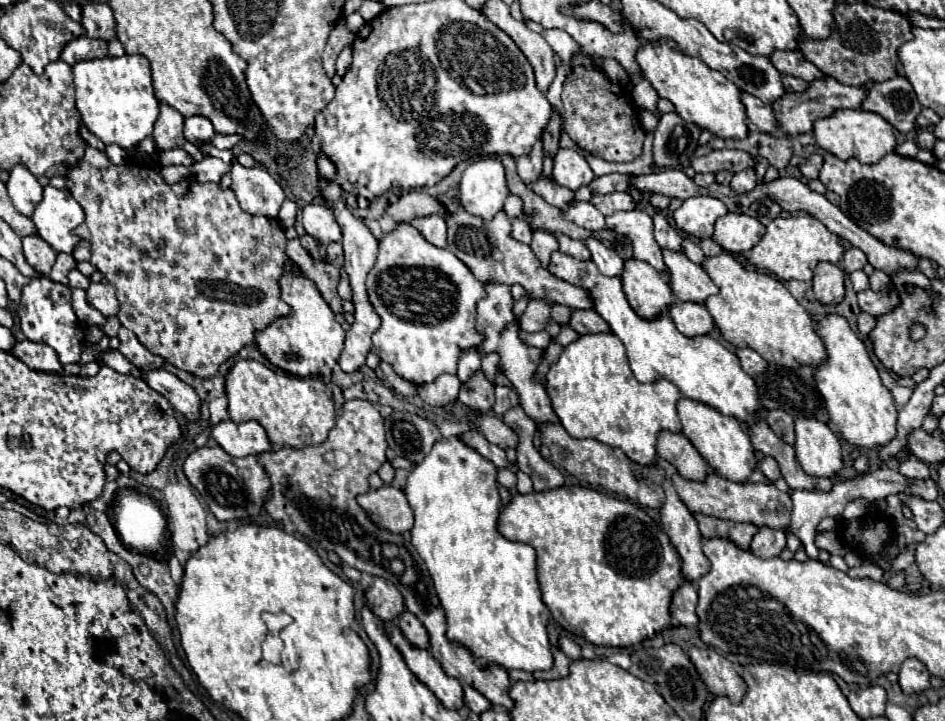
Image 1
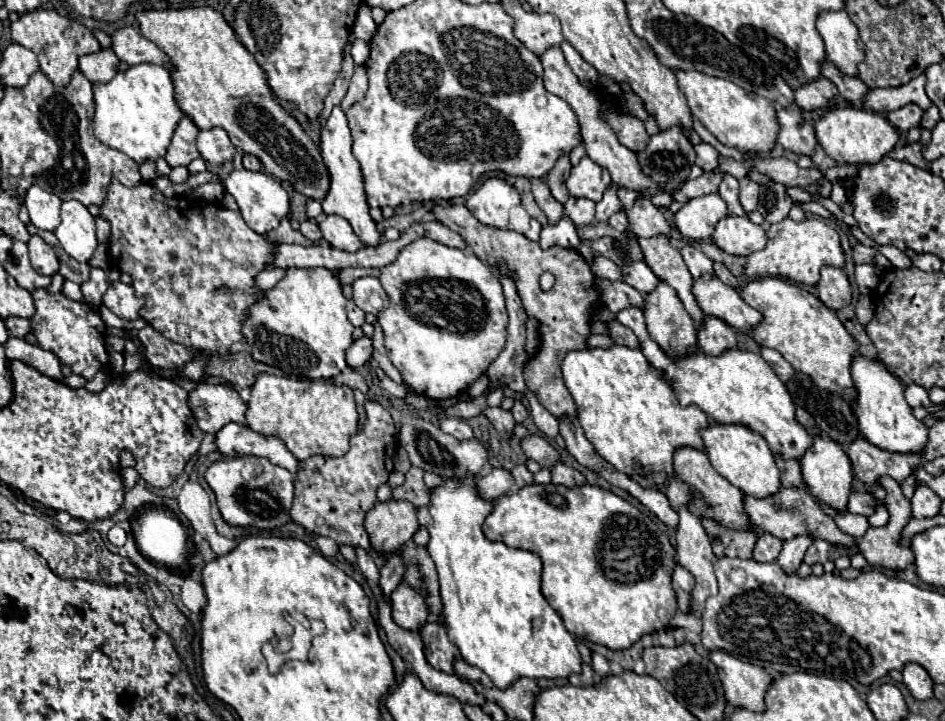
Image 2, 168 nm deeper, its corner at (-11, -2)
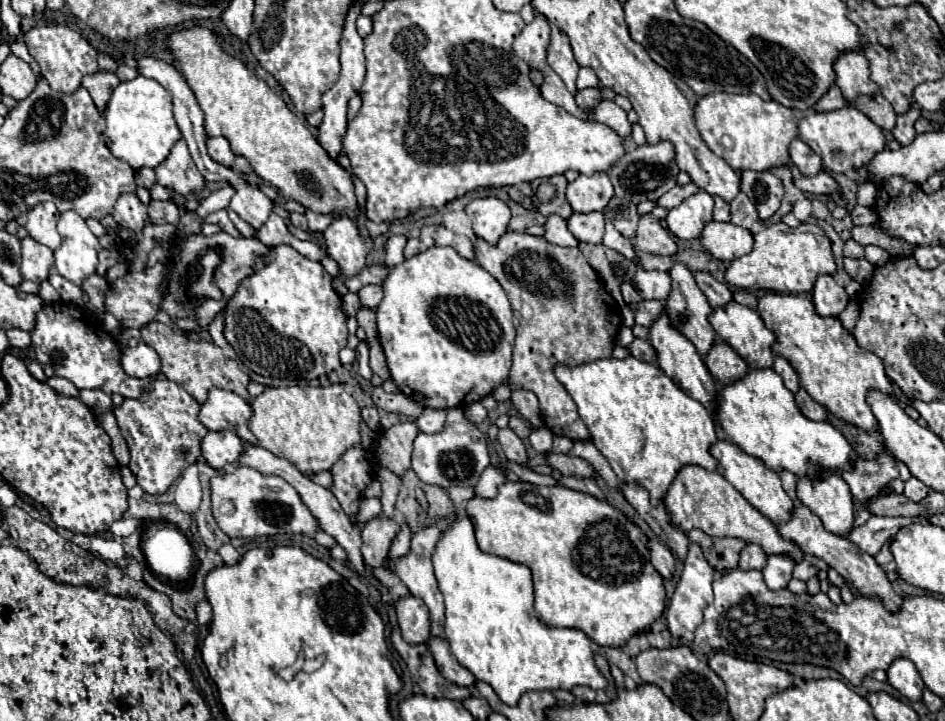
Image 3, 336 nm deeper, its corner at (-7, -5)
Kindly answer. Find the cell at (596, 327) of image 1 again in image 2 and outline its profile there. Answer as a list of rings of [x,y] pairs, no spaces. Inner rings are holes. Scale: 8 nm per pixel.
[[[616,318],[608,322],[608,332],[610,332],[610,338],[614,340],[614,344],[638,348],[638,340],[636,340],[636,336],[632,334],[632,330],[626,328],[626,326],[622,326]]]

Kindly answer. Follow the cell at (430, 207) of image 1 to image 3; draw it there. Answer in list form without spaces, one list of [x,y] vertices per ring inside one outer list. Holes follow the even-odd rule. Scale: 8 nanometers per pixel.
[[[508,231],[506,235],[500,237],[498,245],[490,245],[484,239],[476,239],[474,251],[476,251],[476,263],[496,277],[496,281],[508,293],[508,299],[514,309],[514,325],[516,325],[518,335],[516,335],[516,345],[514,345],[514,365],[510,371],[508,387],[528,389],[538,397],[542,421],[554,435],[562,435],[572,441],[590,439],[590,431],[582,423],[576,403],[568,395],[566,387],[558,383],[554,375],[554,365],[562,363],[566,367],[576,367],[576,365],[590,363],[596,359],[612,357],[614,337],[622,327],[622,313],[620,313],[618,303],[604,289],[604,283],[600,281],[598,273],[586,263],[584,255],[578,249],[558,247],[554,243],[548,243],[544,237],[532,237],[528,233]],[[522,307],[530,307],[530,315],[522,317],[520,313]]]

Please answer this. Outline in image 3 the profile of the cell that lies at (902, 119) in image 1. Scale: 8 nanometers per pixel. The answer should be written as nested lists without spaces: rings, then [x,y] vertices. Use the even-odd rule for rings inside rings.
[[[910,109],[908,113],[900,115],[898,121],[896,121],[896,129],[892,131],[894,133],[894,139],[904,147],[904,145],[910,145],[916,137],[916,131],[914,131],[914,121],[920,117],[920,109]]]

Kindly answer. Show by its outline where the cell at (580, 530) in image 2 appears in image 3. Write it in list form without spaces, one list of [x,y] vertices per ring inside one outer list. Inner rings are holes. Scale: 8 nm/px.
[[[504,483],[494,499],[472,497],[466,503],[480,551],[522,563],[532,571],[536,593],[536,615],[548,627],[570,627],[584,631],[596,645],[620,647],[634,633],[654,623],[666,605],[666,591],[660,573],[652,567],[646,549],[648,537],[628,521],[616,507],[592,495],[568,487],[542,487],[532,483]]]

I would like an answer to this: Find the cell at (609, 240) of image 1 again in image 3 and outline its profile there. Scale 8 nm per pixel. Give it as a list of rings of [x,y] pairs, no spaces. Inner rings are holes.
[[[580,243],[578,245],[584,259],[590,263],[590,267],[594,267],[594,271],[606,279],[604,287],[606,291],[618,301],[618,305],[624,305],[622,293],[620,293],[620,285],[624,281],[632,281],[634,273],[636,273],[636,263],[628,261],[624,255],[620,255],[618,251],[612,251],[604,245],[590,245],[590,243]]]

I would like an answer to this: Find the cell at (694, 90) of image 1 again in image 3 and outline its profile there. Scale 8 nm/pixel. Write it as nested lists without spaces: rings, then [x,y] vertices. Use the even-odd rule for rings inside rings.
[[[712,93],[698,99],[696,105],[696,125],[710,147],[718,157],[722,157],[732,169],[752,169],[752,171],[768,171],[774,167],[788,165],[788,145],[794,137],[798,137],[796,115],[792,109],[776,103],[762,101],[758,95],[728,95],[728,93]],[[728,135],[734,143],[732,151],[722,145],[722,137]]]

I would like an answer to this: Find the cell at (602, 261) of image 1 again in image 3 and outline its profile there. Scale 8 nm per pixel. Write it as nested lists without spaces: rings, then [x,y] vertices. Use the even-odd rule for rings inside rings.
[[[638,269],[634,275],[634,287],[640,291],[642,299],[660,299],[666,301],[672,291],[672,279],[662,271],[646,271]]]

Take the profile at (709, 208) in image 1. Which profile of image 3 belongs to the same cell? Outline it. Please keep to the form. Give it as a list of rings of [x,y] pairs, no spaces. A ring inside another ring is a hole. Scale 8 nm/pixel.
[[[698,191],[684,199],[678,207],[672,207],[668,211],[666,225],[678,239],[700,237],[704,225],[712,221],[712,209],[714,209],[712,195]]]

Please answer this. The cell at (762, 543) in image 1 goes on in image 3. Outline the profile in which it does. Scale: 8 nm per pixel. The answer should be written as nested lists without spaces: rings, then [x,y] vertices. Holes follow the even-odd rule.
[[[746,545],[742,551],[740,551],[740,563],[738,567],[744,569],[744,571],[750,571],[750,569],[762,569],[766,565],[766,553],[762,551],[762,547],[758,545]]]

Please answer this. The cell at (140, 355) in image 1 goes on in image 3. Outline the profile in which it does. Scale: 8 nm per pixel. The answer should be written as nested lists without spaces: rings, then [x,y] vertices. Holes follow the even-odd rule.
[[[152,321],[146,327],[142,327],[142,341],[158,353],[160,363],[162,363],[162,373],[170,381],[178,383],[198,403],[206,401],[208,391],[212,387],[232,391],[232,393],[240,395],[244,401],[250,401],[250,395],[246,391],[246,387],[250,383],[250,375],[244,371],[244,367],[238,359],[224,357],[222,349],[216,347],[212,341],[204,341],[204,339],[196,341],[196,339],[190,339],[186,335],[178,335],[168,325],[164,325],[160,321]]]

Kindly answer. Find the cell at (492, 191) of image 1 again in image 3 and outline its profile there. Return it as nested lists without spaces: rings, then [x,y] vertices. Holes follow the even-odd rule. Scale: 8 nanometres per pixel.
[[[480,197],[472,199],[466,207],[466,213],[472,221],[472,231],[476,237],[488,241],[490,245],[506,233],[510,221],[510,209],[498,197]]]

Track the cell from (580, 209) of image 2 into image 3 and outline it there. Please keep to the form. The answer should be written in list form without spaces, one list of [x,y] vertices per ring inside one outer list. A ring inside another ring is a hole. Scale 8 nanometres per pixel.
[[[574,213],[568,219],[570,231],[584,243],[600,245],[602,243],[602,231],[604,231],[604,213]]]

